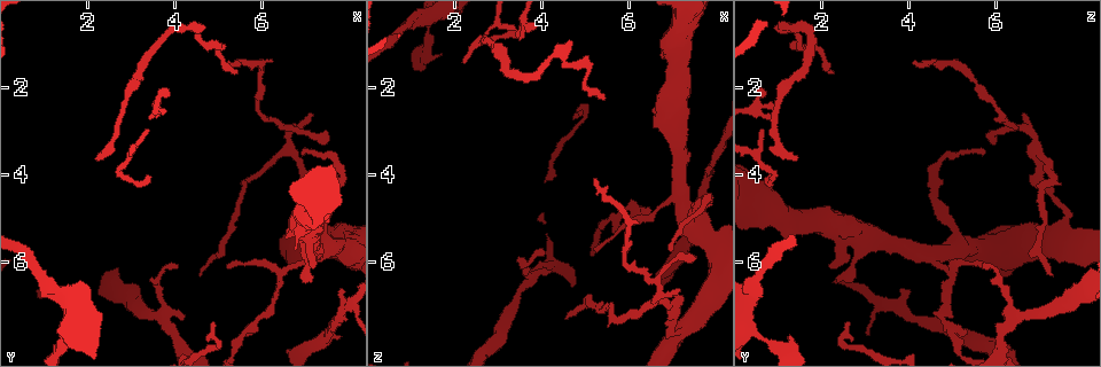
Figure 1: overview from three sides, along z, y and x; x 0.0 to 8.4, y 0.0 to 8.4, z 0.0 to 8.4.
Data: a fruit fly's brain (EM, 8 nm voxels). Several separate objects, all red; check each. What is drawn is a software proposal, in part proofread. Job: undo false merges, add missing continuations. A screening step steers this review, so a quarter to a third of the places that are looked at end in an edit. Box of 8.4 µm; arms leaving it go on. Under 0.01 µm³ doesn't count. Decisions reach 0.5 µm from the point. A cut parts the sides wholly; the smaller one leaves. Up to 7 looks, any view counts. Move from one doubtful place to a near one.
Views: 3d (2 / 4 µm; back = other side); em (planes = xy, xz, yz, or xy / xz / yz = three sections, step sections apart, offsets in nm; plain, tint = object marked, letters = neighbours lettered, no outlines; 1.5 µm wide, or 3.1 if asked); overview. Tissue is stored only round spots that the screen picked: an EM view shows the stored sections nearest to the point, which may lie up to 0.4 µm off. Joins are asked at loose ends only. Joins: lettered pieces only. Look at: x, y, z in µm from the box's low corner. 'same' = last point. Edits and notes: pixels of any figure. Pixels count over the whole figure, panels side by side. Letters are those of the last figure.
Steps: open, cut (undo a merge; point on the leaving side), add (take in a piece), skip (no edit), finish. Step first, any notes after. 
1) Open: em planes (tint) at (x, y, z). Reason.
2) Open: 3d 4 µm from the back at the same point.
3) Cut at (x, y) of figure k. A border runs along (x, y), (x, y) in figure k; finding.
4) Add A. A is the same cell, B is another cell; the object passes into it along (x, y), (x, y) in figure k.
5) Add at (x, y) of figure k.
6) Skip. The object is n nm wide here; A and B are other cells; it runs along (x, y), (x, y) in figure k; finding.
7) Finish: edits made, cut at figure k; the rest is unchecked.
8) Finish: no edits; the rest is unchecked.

Open: em planes (letters) at (5.40, 1.65, 2.30). An open end.

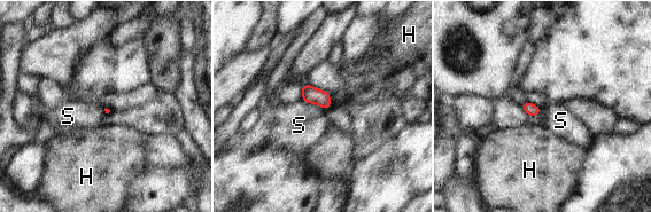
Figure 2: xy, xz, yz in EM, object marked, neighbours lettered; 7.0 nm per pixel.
Skip. The longest contact is with S, 180 nm; H and S are other cells; a border runs along (302, 99), (325, 109) in figure 2; no lettered piece goes on from it.

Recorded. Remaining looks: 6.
Open: em planes (letters) at (2.25, 3.60, 1.40). Tapers out.

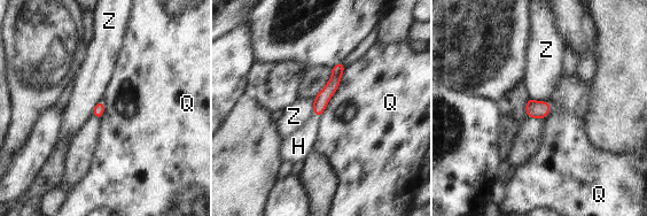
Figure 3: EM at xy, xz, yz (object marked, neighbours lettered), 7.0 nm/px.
Add H. H is the same cell, Q and Z are other cells; the object passes into it along (320, 101), (316, 115), (298, 146) in figure 3; it goes on there.

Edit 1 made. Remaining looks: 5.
Open: em planes (tint) at (7.80, 3.85, 4.60). Abrupt turn.

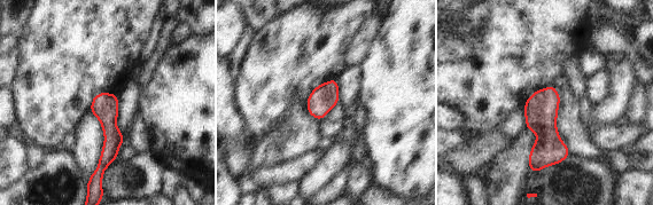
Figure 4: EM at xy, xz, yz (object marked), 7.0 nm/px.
Open: em planes (letters) at the same point. What lies round it.

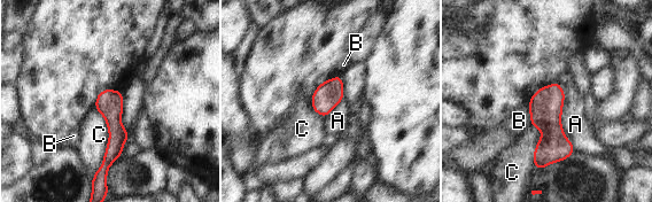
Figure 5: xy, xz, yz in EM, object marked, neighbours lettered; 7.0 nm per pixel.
Skip. The object is 180 nm wide here; A, B and C are other cells; a border runs along (557, 80), (574, 152) in figure 5; continuous, no second neuron.

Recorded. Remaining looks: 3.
Finish: edits made, add at figure 3; the rest is unchecked.

